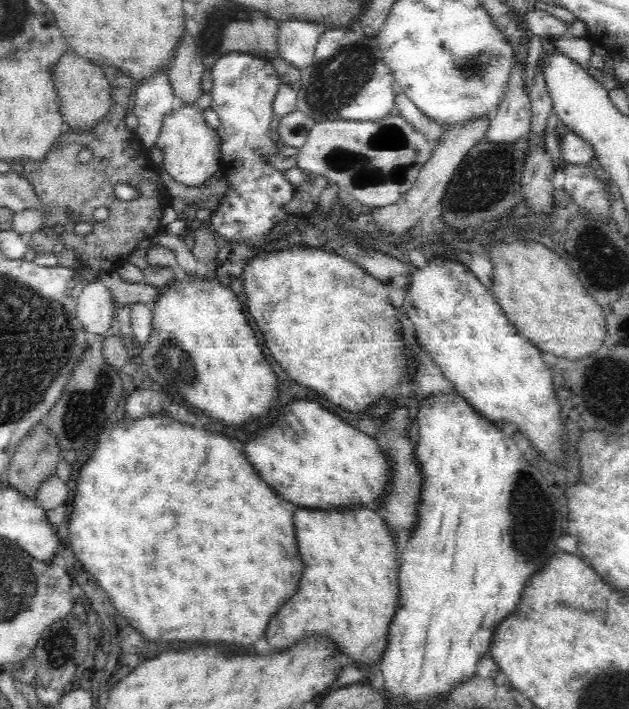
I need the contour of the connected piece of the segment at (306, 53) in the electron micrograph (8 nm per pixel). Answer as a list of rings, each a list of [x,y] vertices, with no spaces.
[[[300,20],[284,22],[277,38],[279,56],[296,68],[307,67],[313,61],[315,48],[324,28],[326,26],[316,26]]]

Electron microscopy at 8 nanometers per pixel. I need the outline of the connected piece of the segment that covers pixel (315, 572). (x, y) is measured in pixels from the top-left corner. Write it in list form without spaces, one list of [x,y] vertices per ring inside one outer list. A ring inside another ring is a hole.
[[[374,505],[368,508],[356,508],[350,512],[311,512],[307,508],[296,508],[294,526],[298,550],[304,562],[304,576],[298,586],[298,592],[278,610],[278,614],[270,620],[266,630],[266,640],[272,648],[288,646],[288,642],[296,642],[300,634],[332,634],[336,638],[344,656],[350,656],[356,664],[366,664],[372,668],[377,666],[388,644],[389,624],[397,609],[399,595],[399,564],[400,559],[391,534],[384,530],[384,521],[374,512]]]

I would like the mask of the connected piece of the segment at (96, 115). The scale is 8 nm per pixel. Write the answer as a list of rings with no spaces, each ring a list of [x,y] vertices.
[[[71,48],[57,60],[54,66],[53,81],[58,97],[60,115],[67,130],[93,129],[101,118],[109,111],[111,103],[111,86],[104,77],[103,69],[90,62],[87,58],[80,57]]]

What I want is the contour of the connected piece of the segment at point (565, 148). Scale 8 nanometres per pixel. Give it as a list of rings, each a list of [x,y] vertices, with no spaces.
[[[565,125],[562,132],[558,132],[558,142],[564,165],[588,166],[596,161],[593,146]]]

